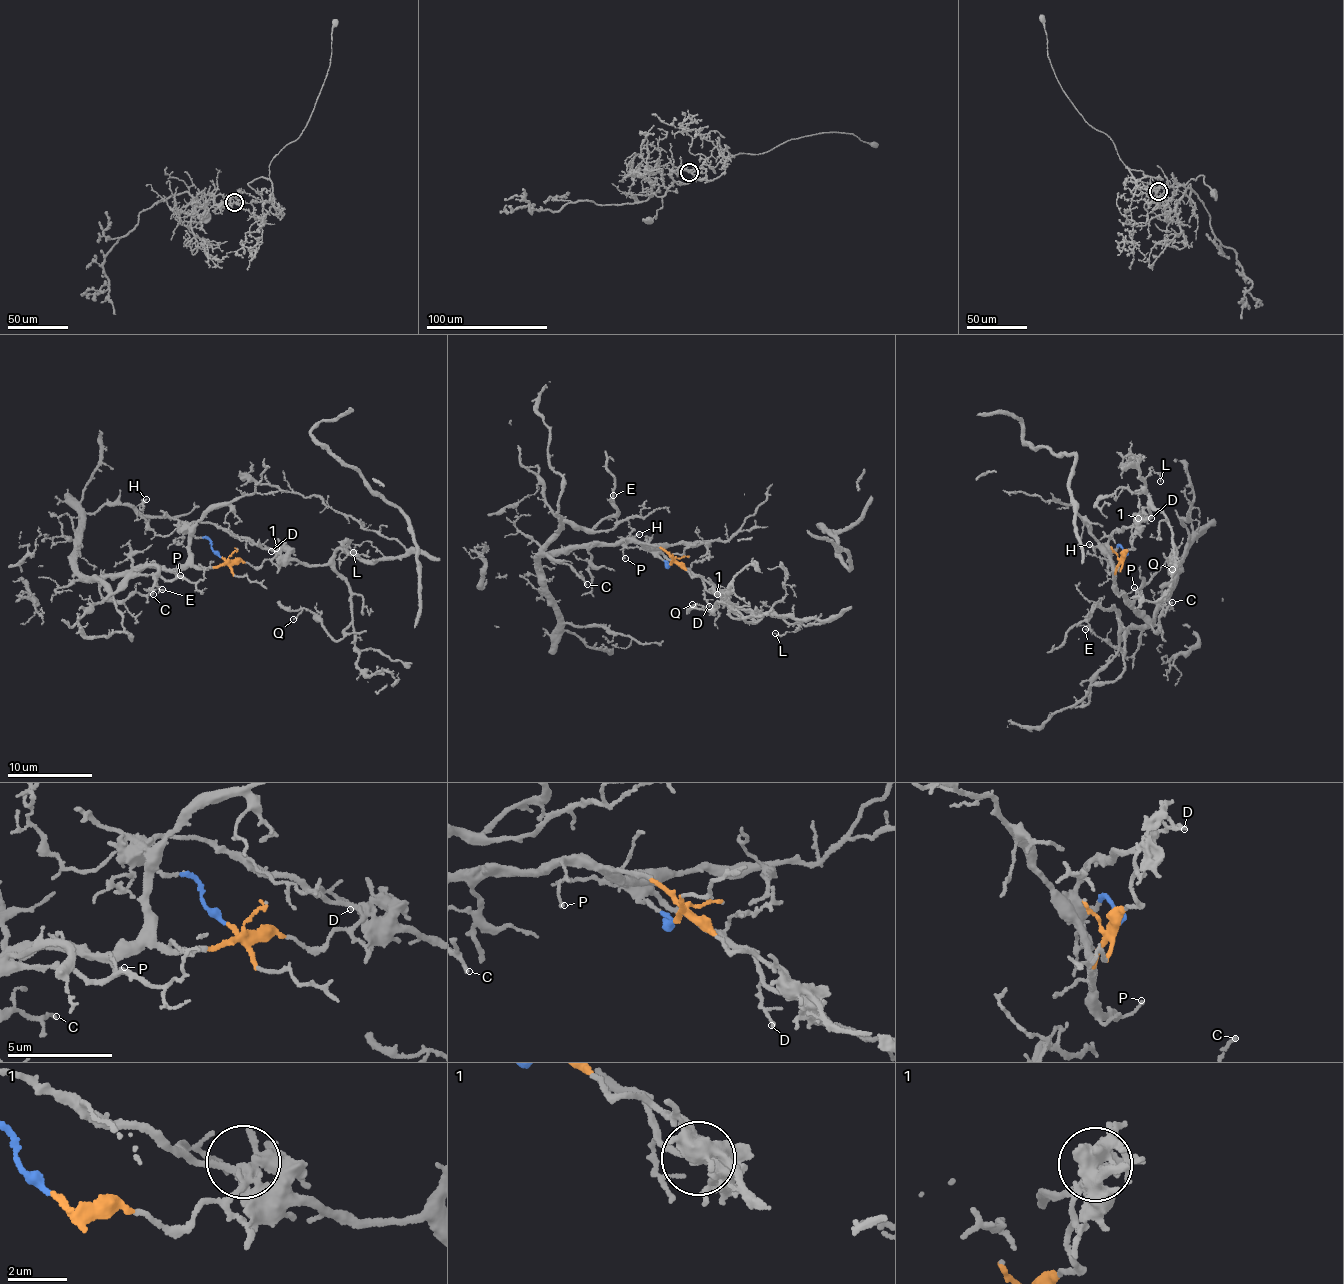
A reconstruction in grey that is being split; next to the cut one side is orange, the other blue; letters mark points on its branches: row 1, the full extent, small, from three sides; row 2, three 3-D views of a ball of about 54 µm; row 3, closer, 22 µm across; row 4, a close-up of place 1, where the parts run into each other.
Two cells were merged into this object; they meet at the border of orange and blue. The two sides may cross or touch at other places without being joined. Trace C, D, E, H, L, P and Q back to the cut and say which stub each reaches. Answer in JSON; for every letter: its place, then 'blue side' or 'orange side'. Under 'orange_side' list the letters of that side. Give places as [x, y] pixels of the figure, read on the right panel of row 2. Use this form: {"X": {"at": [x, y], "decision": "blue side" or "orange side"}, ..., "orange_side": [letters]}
{"C": {"at": [1172, 602], "decision": "orange side"}, "D": {"at": [1151, 518], "decision": "blue side"}, "E": {"at": [1085, 629], "decision": "orange side"}, "H": {"at": [1089, 544], "decision": "blue side"}, "L": {"at": [1160, 481], "decision": "blue side"}, "P": {"at": [1134, 587], "decision": "orange side"}, "Q": {"at": [1172, 569], "decision": "blue side"}, "orange_side": ["C", "E", "P"]}

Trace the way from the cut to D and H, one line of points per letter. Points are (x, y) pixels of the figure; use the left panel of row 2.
D: (221, 556), (207, 539), (190, 532), (192, 524), (198, 521), (216, 522), (272, 552)
H: (221, 556), (207, 539), (174, 532), (161, 535), (154, 531), (140, 511), (146, 499)

